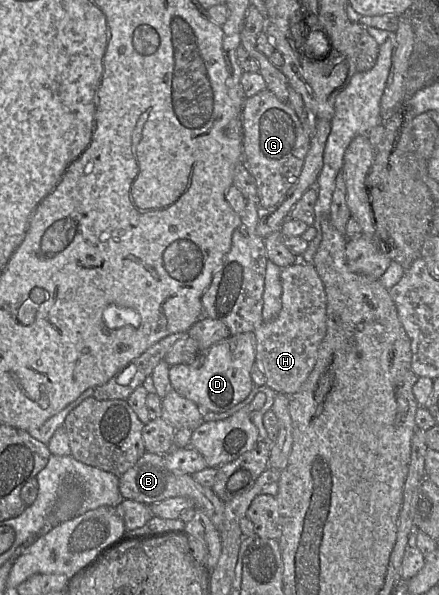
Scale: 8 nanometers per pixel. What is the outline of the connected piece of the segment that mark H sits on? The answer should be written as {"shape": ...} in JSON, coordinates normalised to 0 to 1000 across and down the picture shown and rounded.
{"shape":[[[679,437],[640,450],[642,516],[615,541],[599,541],[579,556],[581,608],[595,617],[606,647],[633,662],[674,661],[713,622],[724,585],[743,561],[745,499],[731,467],[711,442]]]}

